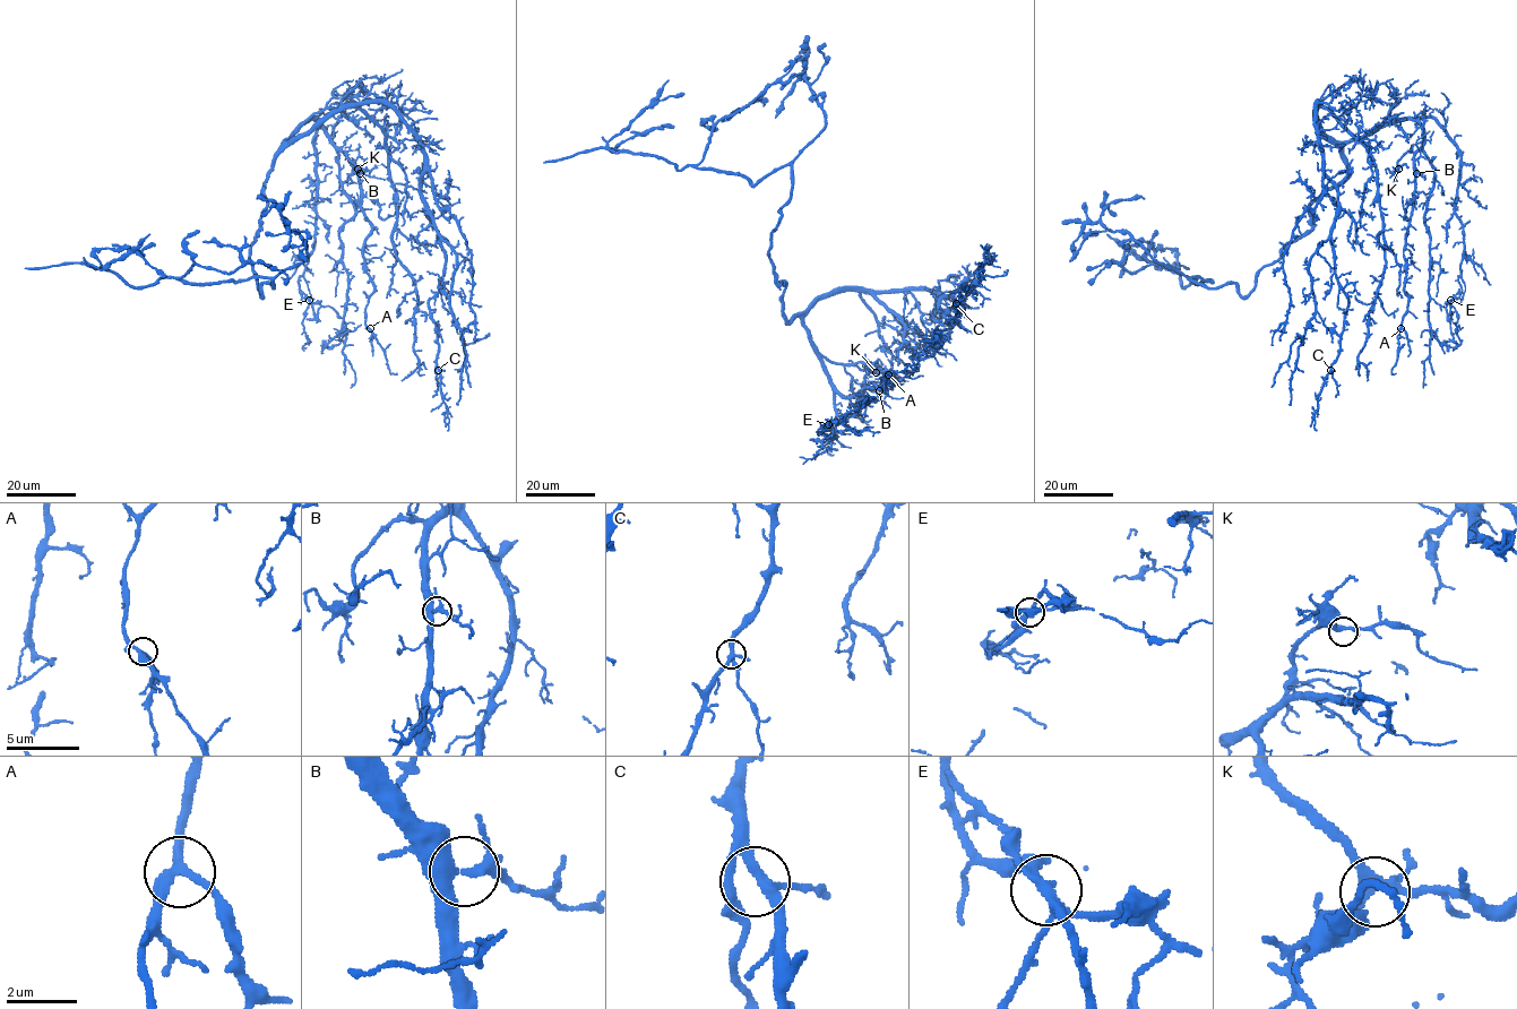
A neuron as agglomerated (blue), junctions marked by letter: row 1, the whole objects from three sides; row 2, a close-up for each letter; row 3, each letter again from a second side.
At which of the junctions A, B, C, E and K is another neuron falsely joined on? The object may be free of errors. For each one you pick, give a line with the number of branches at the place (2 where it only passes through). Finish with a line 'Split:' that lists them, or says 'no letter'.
Split: no letter

